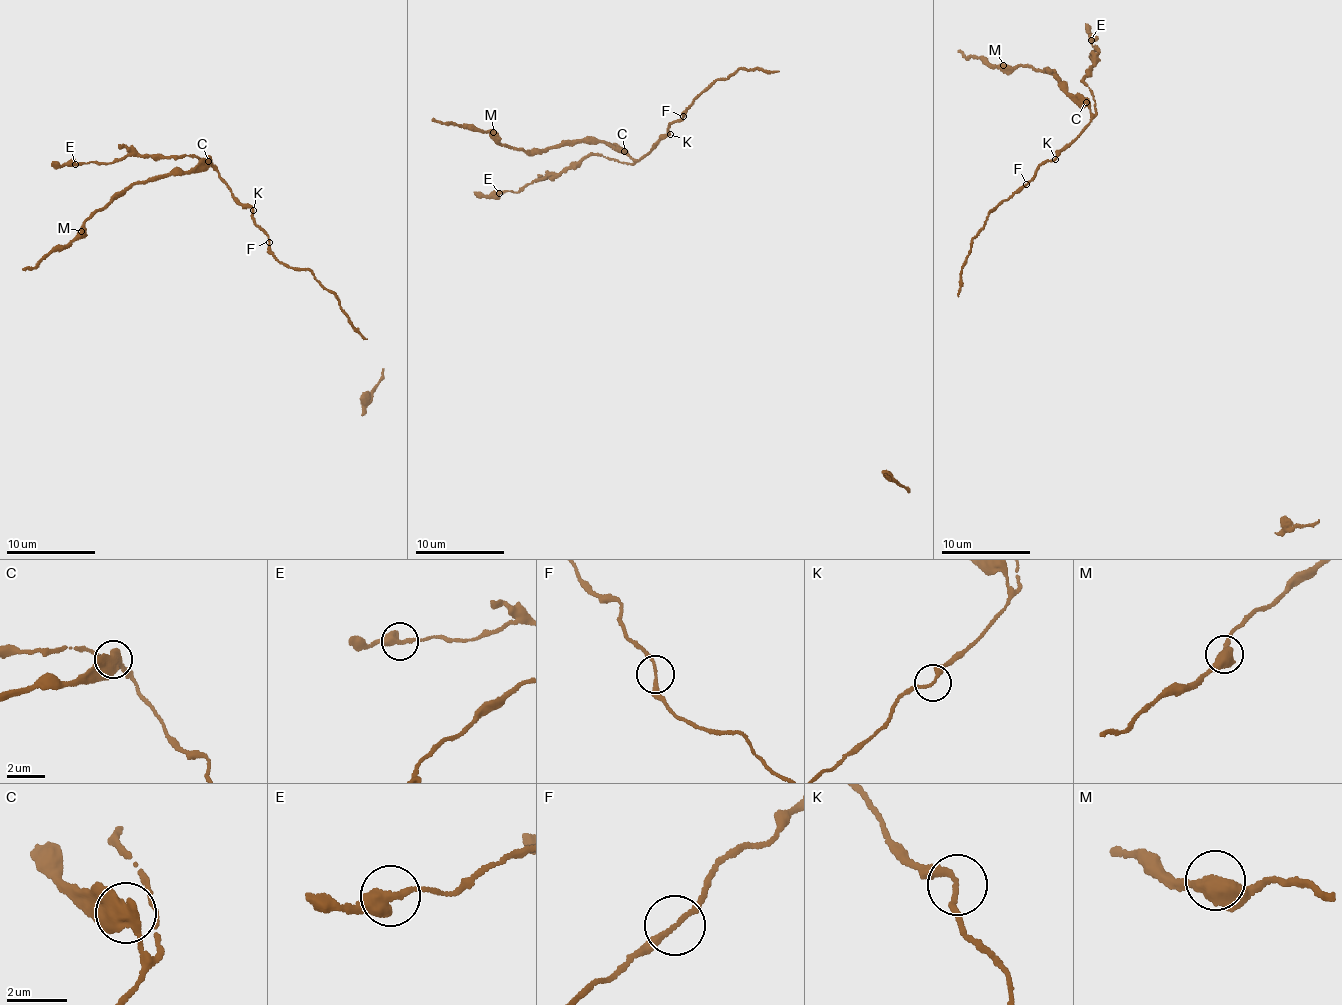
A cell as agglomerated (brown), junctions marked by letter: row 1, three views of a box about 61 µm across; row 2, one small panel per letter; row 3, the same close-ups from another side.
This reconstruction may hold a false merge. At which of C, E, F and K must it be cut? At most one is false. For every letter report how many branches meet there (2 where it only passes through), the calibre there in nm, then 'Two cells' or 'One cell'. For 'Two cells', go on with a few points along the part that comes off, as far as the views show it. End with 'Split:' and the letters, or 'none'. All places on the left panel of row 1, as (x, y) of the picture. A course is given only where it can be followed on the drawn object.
C: Branches: 2. Thickness 500 nm. Two cells
E: Branches: 2. Thickness 440 nm. One cell
F: Branches: 2. Thickness 180 nm. One cell
K: Branches: 2. Thickness 200 nm. One cell
Split: C

